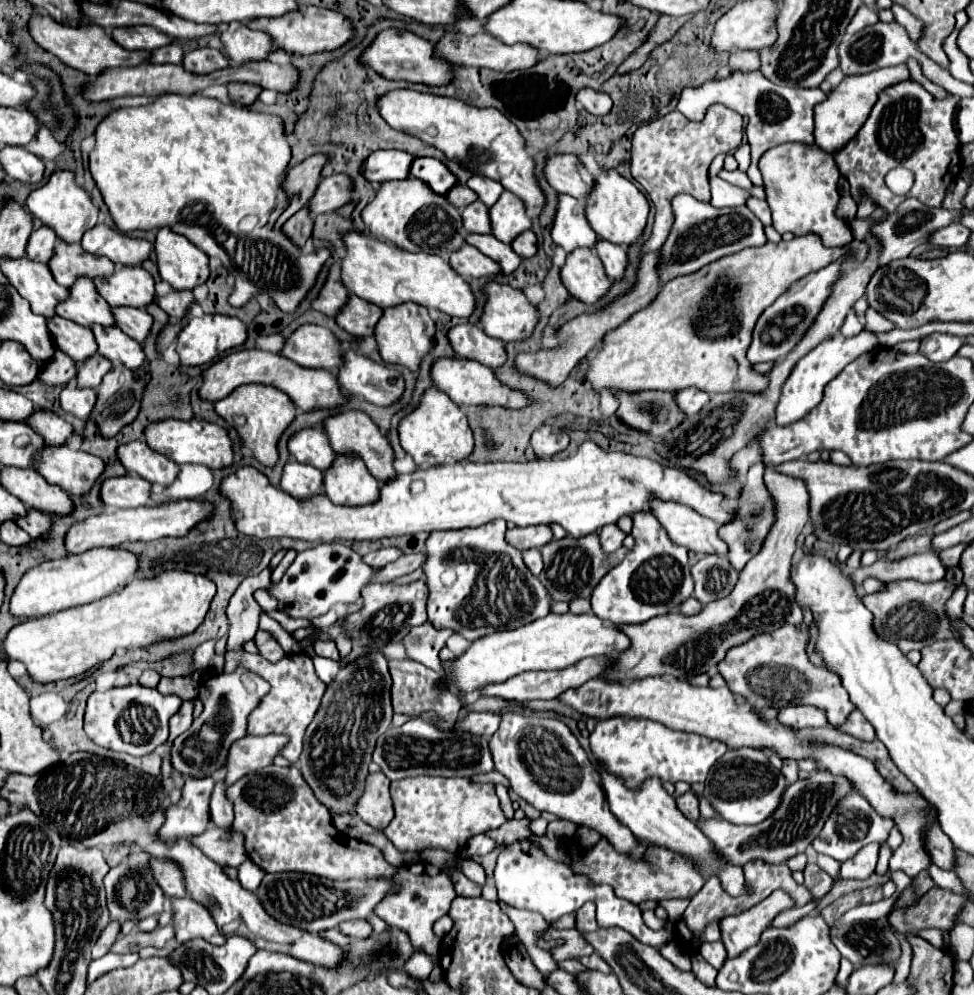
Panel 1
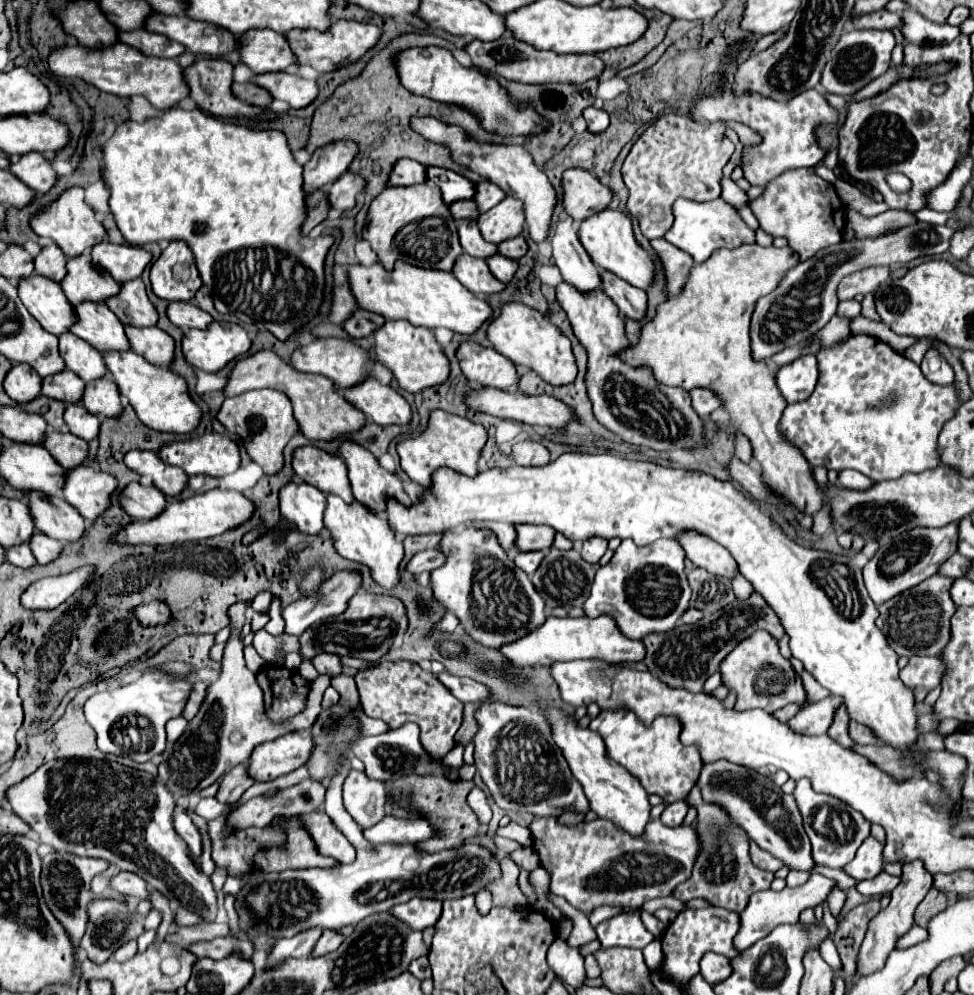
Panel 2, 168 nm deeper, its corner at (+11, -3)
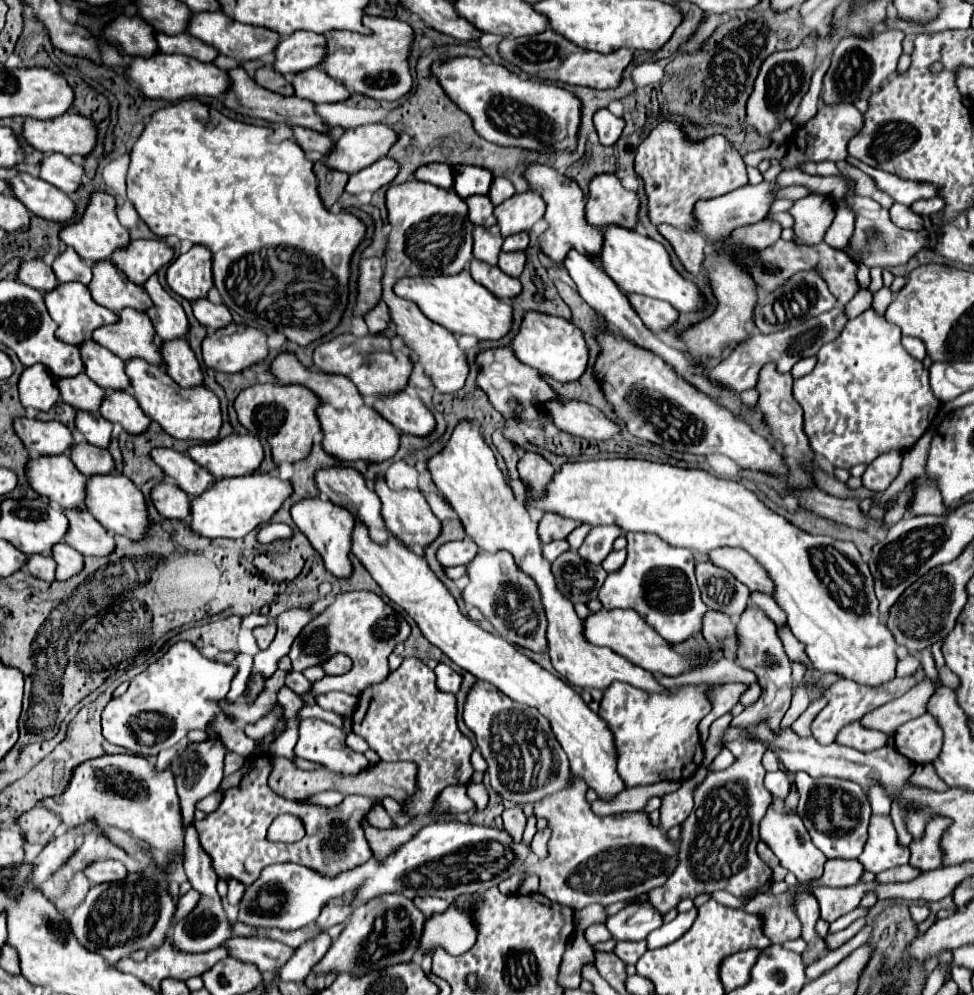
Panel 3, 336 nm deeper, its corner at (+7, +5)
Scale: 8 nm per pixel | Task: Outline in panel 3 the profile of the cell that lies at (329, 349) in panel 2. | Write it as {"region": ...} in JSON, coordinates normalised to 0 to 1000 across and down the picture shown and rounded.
{"region":[[[359,335],[326,347],[322,353],[322,367],[333,375],[357,379],[374,399],[398,399],[398,397],[405,397],[407,393],[415,393],[419,387],[421,375],[425,371],[425,365],[419,357],[411,355],[407,359],[402,355],[400,339],[396,337],[366,339]]]}

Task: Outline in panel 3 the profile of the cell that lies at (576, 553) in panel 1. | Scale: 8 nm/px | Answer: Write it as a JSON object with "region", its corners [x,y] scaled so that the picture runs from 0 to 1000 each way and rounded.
{"region":[[[581,554],[567,566],[567,574],[573,584],[573,592],[587,606],[604,606],[614,600],[614,594],[622,582],[622,574],[616,568],[600,564],[591,554]]]}

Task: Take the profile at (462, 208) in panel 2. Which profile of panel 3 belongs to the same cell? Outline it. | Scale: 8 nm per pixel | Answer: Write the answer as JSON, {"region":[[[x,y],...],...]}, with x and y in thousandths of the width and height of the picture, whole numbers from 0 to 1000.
{"region":[[[489,196],[489,198],[480,198],[478,200],[480,206],[480,216],[483,222],[487,226],[495,226],[495,228],[505,228],[509,226],[509,218],[507,218],[507,206],[499,196]]]}

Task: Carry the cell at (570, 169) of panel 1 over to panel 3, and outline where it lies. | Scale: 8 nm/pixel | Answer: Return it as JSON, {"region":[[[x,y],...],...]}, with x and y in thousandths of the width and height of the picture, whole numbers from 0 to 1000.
{"region":[[[614,176],[606,182],[606,200],[602,204],[602,220],[610,228],[637,226],[653,230],[657,200],[643,192],[632,176]]]}

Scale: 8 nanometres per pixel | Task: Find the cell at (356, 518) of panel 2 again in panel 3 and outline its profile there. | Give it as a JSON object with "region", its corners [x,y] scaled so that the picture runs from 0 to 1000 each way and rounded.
{"region":[[[366,524],[363,530],[361,556],[372,564],[372,568],[392,590],[392,594],[427,624],[431,636],[446,650],[450,650],[470,670],[485,676],[489,682],[497,682],[509,688],[526,705],[552,713],[552,717],[565,725],[573,747],[585,763],[587,777],[598,781],[606,793],[610,793],[618,803],[628,803],[641,793],[641,785],[632,777],[632,753],[628,747],[628,737],[624,735],[620,725],[612,717],[608,717],[598,701],[575,680],[544,664],[517,640],[499,636],[491,626],[474,618],[468,602],[441,574],[435,560],[429,560],[425,554],[411,548],[411,544],[407,544],[407,540],[402,538],[396,548],[384,546],[378,540],[378,532],[374,532],[370,524]]]}

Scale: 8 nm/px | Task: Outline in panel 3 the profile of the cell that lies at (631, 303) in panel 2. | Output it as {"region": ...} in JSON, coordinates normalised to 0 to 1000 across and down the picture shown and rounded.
{"region":[[[645,296],[645,301],[653,311],[655,319],[661,323],[661,327],[671,335],[684,333],[696,323],[696,313],[690,311],[690,307],[686,307],[684,303],[669,301],[663,296]]]}

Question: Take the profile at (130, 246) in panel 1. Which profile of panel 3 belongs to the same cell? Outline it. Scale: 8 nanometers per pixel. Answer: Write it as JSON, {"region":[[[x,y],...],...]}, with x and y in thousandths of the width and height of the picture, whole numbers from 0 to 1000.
{"region":[[[136,242],[131,250],[123,250],[115,256],[115,264],[140,286],[148,286],[152,278],[160,276],[164,268],[177,264],[179,250],[168,242]]]}

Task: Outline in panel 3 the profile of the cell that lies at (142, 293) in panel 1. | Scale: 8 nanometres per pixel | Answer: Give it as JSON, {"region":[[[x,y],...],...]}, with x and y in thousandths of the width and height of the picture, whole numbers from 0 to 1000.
{"region":[[[154,278],[148,286],[152,296],[158,303],[158,309],[152,311],[152,319],[158,325],[160,335],[166,339],[166,343],[179,343],[179,341],[191,341],[195,333],[193,319],[187,311],[187,307],[164,286],[162,278]]]}

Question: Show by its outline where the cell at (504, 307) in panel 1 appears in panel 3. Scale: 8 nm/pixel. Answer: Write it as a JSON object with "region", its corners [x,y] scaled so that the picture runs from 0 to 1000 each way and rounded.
{"region":[[[550,313],[540,315],[534,335],[526,343],[526,349],[528,349],[530,359],[536,365],[540,365],[540,367],[552,371],[556,377],[563,377],[577,385],[593,383],[600,377],[600,373],[604,369],[604,359],[606,359],[606,351],[600,343],[600,337],[591,327],[587,327],[585,323],[581,323],[577,319],[567,319],[567,317],[559,317],[559,315],[550,315]]]}

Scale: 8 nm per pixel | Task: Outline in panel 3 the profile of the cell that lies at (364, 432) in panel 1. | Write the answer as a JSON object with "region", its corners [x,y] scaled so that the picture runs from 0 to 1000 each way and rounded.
{"region":[[[386,481],[384,483],[384,491],[386,497],[392,504],[392,518],[394,524],[398,528],[398,534],[419,552],[423,552],[425,548],[429,548],[433,554],[454,536],[454,526],[448,522],[448,518],[444,516],[441,508],[437,506],[435,497],[429,493],[402,493],[394,481]]]}

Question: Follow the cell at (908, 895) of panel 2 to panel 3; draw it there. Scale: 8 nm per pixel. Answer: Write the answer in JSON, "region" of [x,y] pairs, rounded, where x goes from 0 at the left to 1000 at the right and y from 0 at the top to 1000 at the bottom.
{"region":[[[959,821],[953,827],[953,833],[949,835],[949,841],[945,845],[934,847],[934,869],[945,871],[947,875],[957,875],[967,869],[967,857],[965,857],[965,841],[969,839],[969,833],[973,833],[973,825],[967,821]]]}

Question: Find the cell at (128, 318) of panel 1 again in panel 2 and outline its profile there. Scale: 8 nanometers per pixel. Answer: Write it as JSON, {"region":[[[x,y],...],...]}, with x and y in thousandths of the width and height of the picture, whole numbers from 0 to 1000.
{"region":[[[129,327],[127,333],[131,335],[131,345],[138,355],[146,357],[158,367],[175,367],[179,359],[179,343],[172,339],[172,335],[162,329],[140,331],[136,327]]]}

